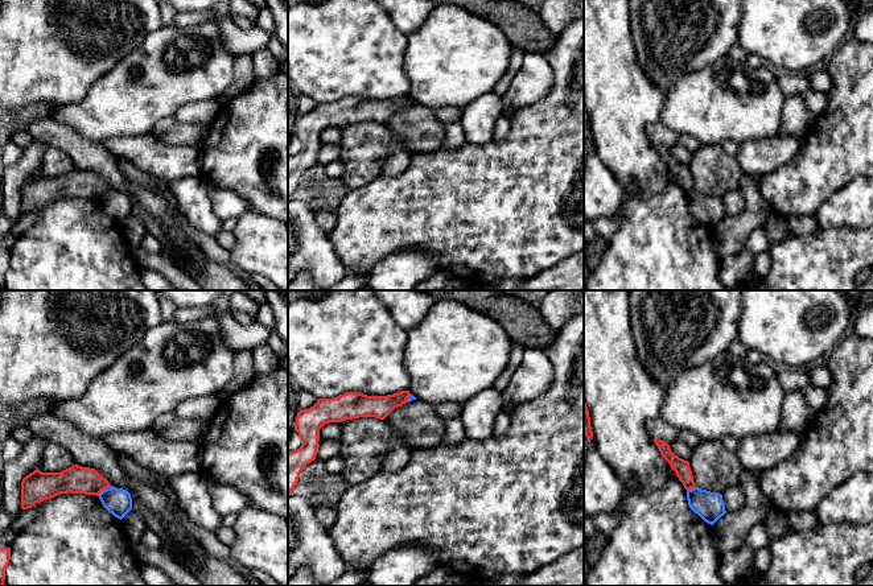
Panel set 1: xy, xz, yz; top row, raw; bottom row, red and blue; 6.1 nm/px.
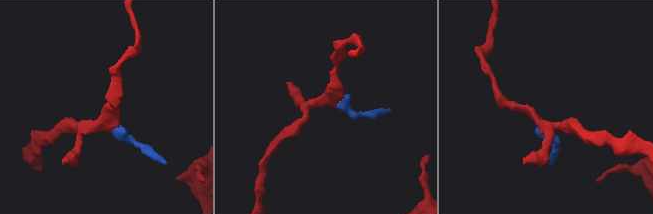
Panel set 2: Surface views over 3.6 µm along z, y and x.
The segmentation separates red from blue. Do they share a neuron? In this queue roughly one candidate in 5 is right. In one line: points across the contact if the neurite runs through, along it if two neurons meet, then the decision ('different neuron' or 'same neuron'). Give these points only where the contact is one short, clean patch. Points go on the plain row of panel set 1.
border xy (111, 190), (97, 199); different neuron

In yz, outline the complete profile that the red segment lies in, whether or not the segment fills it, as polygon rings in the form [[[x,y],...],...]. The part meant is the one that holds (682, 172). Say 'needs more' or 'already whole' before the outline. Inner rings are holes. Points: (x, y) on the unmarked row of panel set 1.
already whole; [[[654,143],[655,149],[658,150],[662,161],[670,168],[671,173],[676,177],[676,181],[683,187],[685,194],[696,191],[693,186],[693,179],[689,172],[689,166],[675,160],[670,149],[662,144]]]

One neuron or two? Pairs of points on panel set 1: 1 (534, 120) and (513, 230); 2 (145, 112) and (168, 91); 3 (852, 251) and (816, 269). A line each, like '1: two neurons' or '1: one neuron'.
1: one neuron
2: one neuron
3: one neuron

